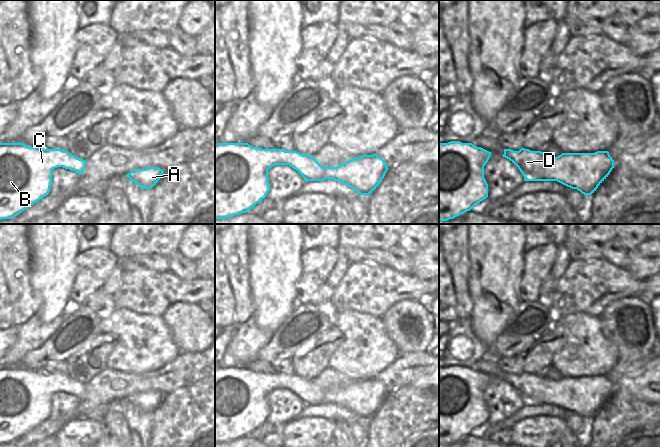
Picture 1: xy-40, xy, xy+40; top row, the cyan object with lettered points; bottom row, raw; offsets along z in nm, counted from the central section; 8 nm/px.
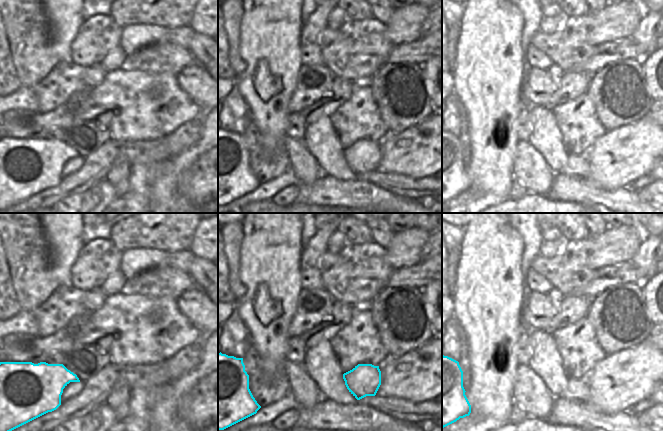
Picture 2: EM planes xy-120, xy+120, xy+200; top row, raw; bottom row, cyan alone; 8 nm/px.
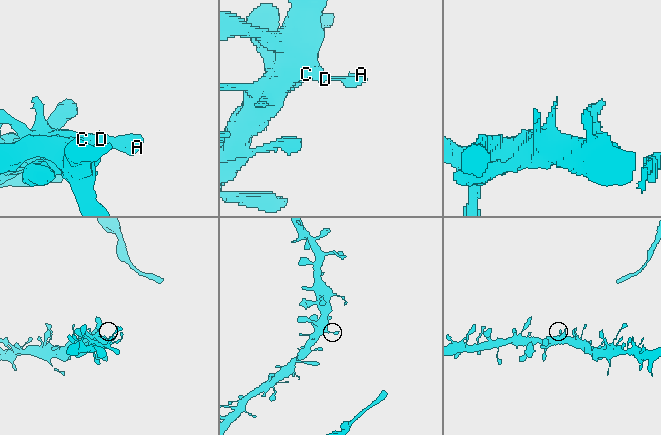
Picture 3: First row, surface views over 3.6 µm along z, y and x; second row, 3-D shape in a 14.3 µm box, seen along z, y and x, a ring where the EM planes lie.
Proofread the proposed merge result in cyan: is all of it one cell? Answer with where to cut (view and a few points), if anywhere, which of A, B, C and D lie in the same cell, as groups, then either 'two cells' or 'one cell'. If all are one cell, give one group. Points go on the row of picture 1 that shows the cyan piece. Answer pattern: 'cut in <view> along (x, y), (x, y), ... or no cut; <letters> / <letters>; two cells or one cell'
no cut; A B C D; one cell

